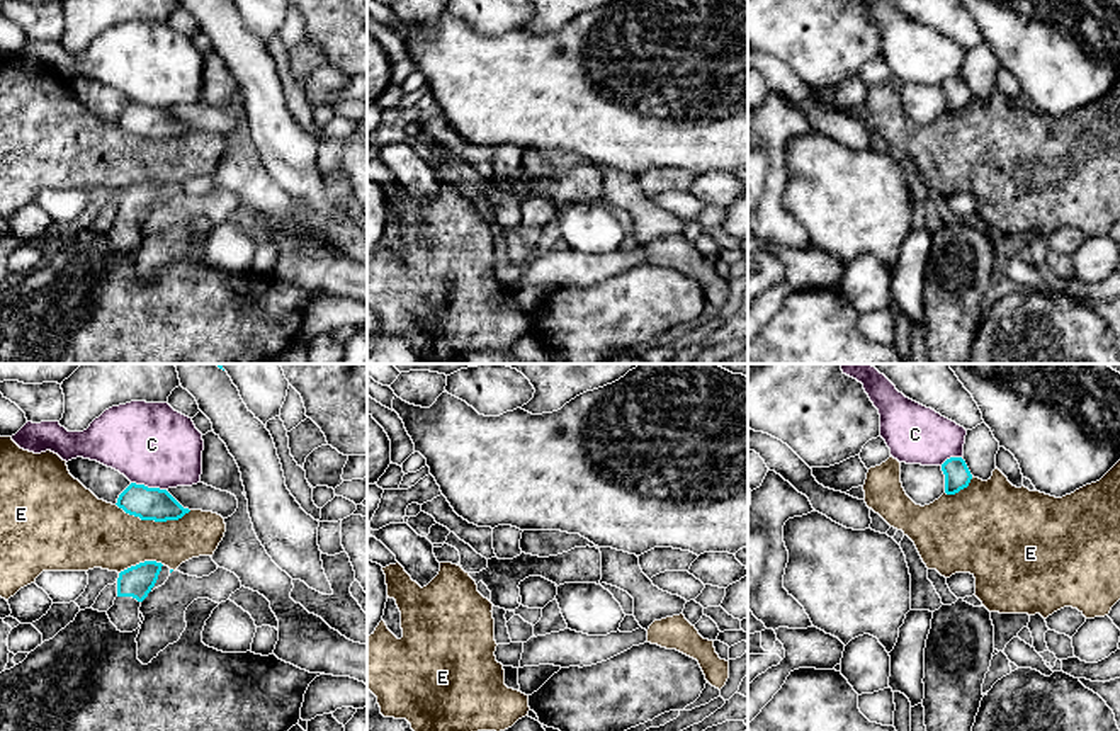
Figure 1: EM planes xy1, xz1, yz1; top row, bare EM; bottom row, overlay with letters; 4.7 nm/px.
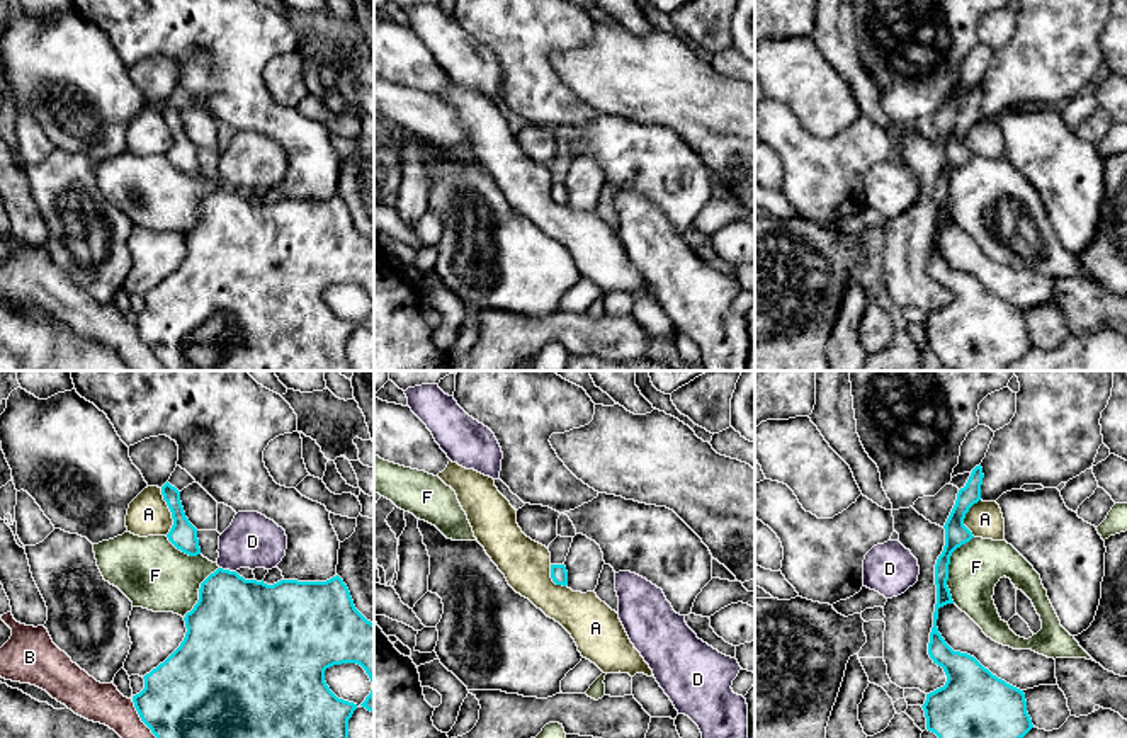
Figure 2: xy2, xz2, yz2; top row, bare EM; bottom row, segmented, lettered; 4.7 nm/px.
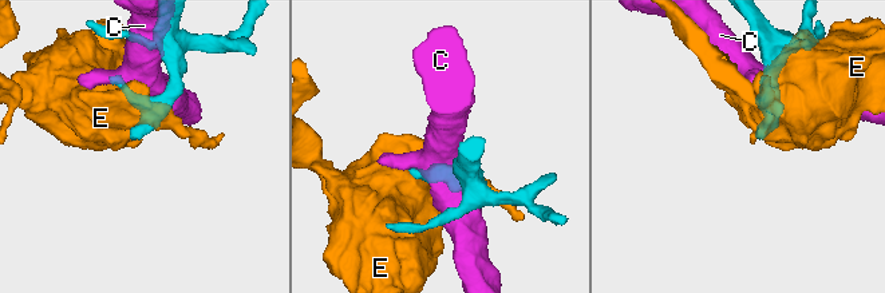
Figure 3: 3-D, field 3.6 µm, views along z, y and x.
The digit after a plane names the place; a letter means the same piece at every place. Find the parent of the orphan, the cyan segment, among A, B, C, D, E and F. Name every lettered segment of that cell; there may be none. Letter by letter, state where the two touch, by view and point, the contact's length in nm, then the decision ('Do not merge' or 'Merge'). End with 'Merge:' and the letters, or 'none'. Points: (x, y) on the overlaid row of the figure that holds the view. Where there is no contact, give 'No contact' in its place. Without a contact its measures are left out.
A: Touches cyan at xy2 (170, 510). Shared border 220 nm. Do not merge
B: Touches cyan at xy2 (140, 716). Shared border 220 nm. Do not merge
C: Touches cyan at xy1 (147, 487). Shared border 170 nm. Do not merge
D: Touches cyan at xy2 (228, 570). Shared border 80 nm. Do not merge
E: Touches cyan at xy1 (153, 519). Shared border 360 nm. Do not merge
F: Touches cyan at yz2 (947, 568). Shared border 340 nm. Do not merge
Merge: none

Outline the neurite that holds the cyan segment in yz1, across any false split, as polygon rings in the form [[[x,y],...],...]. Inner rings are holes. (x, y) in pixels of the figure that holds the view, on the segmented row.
[[[950,457],[942,464],[945,474],[945,493],[955,495],[960,490],[967,488],[972,474],[962,457]]]

